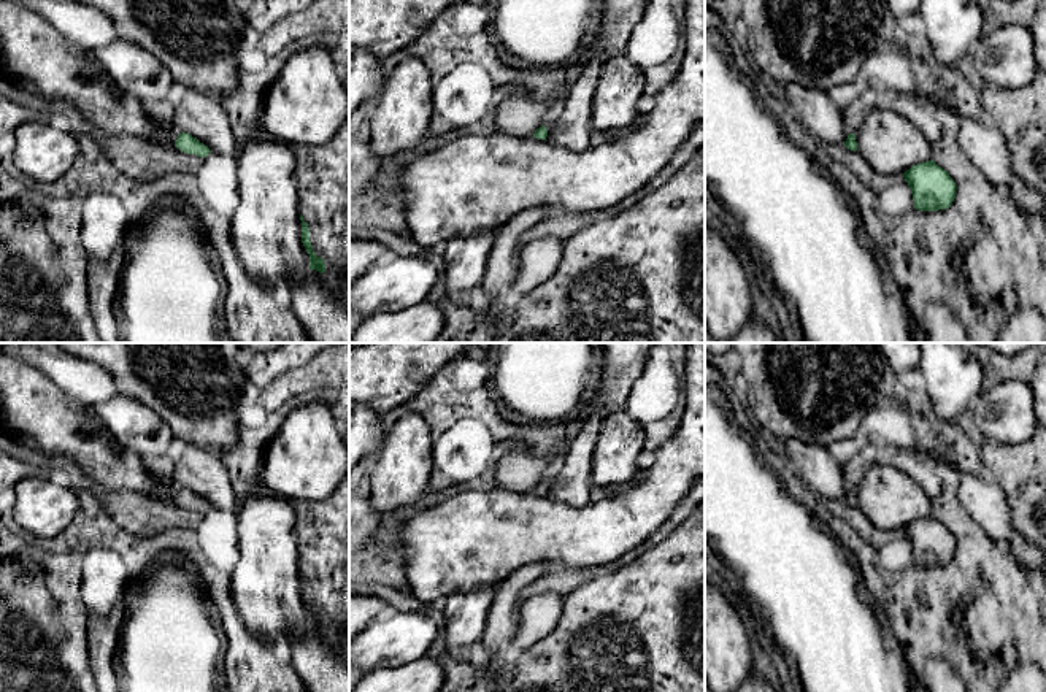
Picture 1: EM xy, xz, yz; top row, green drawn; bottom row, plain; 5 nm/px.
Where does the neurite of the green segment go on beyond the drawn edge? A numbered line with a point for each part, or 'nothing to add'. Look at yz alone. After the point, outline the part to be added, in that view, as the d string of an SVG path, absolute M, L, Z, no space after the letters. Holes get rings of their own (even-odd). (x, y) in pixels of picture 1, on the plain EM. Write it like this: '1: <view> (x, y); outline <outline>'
nothing to add

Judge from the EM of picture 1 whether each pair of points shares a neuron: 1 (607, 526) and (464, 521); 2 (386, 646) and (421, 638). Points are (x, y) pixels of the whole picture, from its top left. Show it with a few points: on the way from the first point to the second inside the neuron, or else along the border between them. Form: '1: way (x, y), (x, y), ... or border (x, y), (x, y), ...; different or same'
1: way (572, 529), (499, 529); same
2: way (394, 642), (413, 638); same

